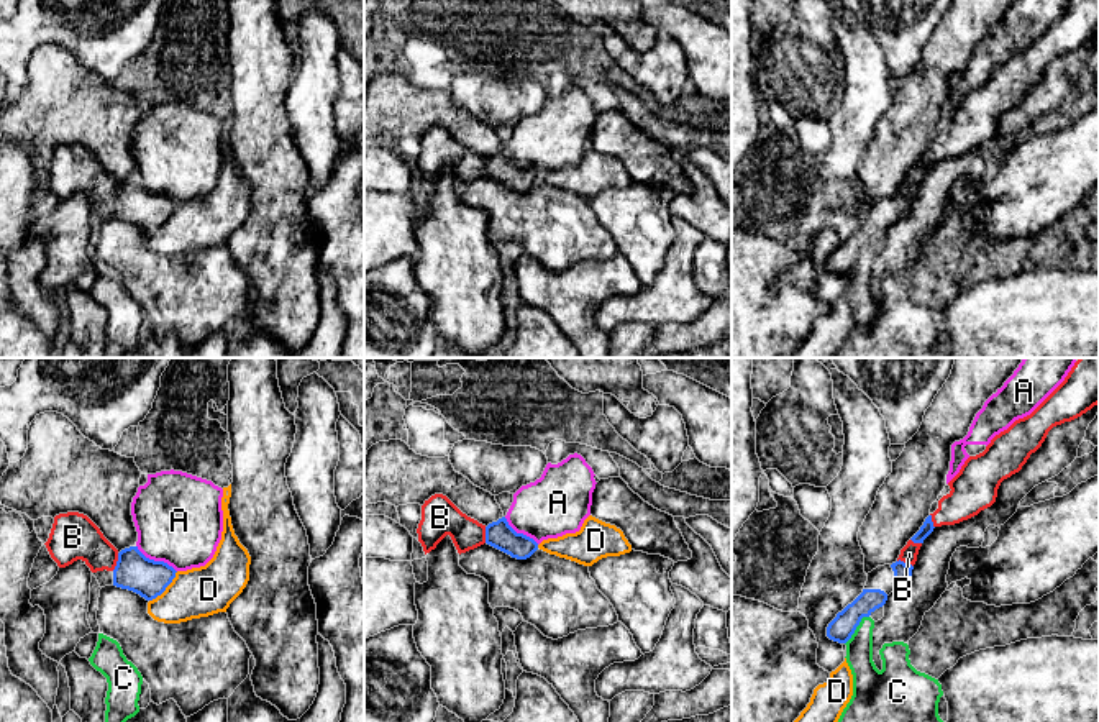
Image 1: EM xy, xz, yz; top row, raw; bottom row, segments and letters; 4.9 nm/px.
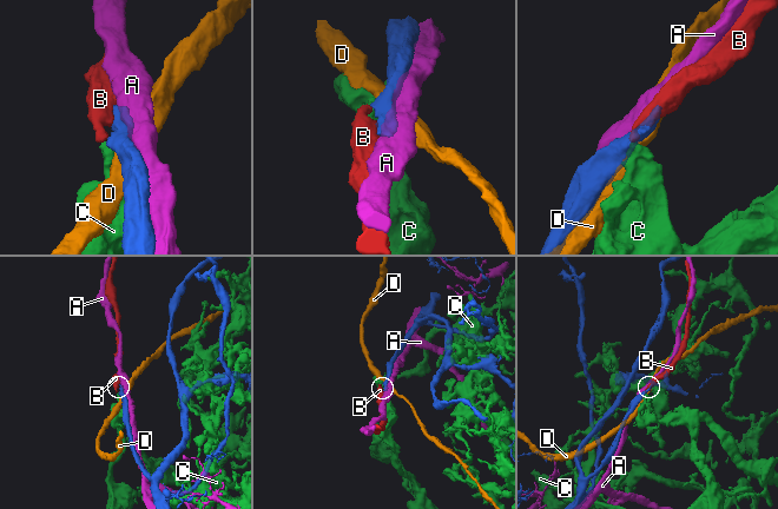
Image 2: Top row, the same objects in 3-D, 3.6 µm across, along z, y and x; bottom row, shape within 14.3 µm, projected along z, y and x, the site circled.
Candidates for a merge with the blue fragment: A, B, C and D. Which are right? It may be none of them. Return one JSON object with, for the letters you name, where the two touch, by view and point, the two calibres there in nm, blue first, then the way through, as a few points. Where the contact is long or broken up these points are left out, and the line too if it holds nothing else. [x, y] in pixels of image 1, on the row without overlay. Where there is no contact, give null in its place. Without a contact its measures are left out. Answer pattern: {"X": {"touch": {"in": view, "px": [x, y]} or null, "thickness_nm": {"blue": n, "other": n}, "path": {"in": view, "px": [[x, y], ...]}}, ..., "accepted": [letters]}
{"B": {"touch": {"in": "xy", "px": [117, 194]}, "thickness_nm": {"blue": 190, "other": 220}, "path": {"in": "xy", "px": [[133, 204], [117, 194], [72, 169]]}}, "accepted": ["B"]}

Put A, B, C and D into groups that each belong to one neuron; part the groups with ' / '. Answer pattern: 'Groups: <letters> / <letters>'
Groups: A / B / C / D

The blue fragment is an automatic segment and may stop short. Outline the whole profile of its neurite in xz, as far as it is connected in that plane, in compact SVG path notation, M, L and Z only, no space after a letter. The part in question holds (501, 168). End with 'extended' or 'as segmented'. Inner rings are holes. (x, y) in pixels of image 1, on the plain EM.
M435 126L422 138L422 153L417 161L425 187L449 167L458 185L466 185L484 176L517 192L530 190L538 176L517 166L505 149L487 159L463 146L446 128Z | extended

